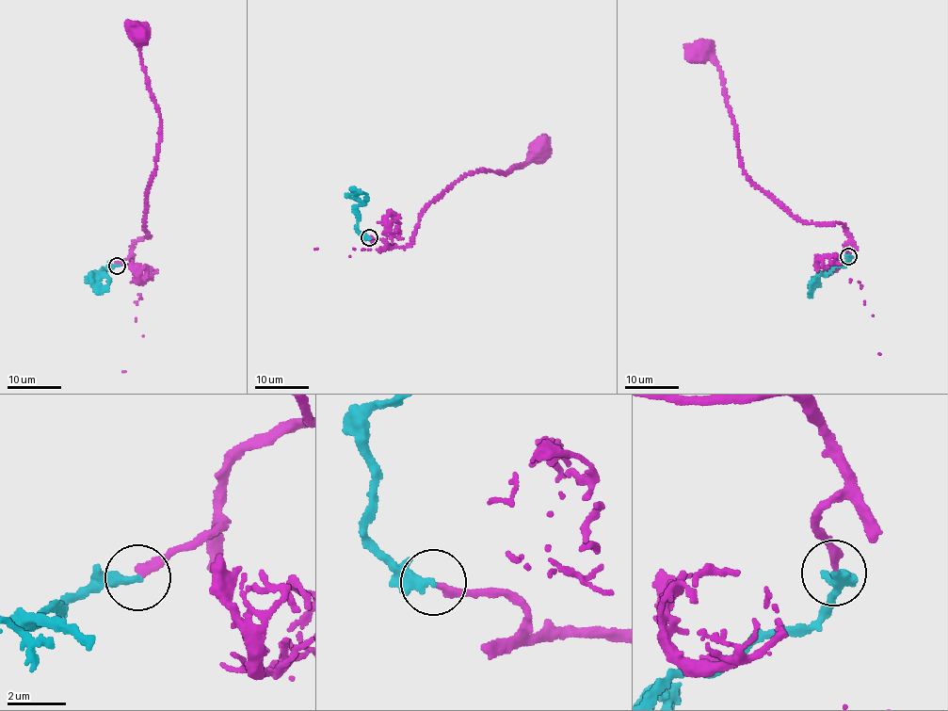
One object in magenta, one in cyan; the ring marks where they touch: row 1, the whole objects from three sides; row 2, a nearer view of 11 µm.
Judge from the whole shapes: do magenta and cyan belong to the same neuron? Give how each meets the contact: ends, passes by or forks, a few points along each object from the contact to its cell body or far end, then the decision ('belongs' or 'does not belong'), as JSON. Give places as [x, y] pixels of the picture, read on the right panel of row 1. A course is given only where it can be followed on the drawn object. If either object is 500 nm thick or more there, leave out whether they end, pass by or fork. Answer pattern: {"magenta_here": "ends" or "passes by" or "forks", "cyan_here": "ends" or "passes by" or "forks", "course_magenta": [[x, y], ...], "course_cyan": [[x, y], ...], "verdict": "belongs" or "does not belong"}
{"magenta_here": "ends", "cyan_here": "ends", "course_magenta": [[848, 255], [844, 249], [850, 234], [841, 224], [806, 223], [795, 218], [744, 171], [720, 67], [700, 51]], "course_cyan": [[848, 256], [845, 265], [820, 272], [811, 284], [811, 293], [811, 282], [817, 276], [817, 284], [811, 288]], "verdict": "belongs"}

